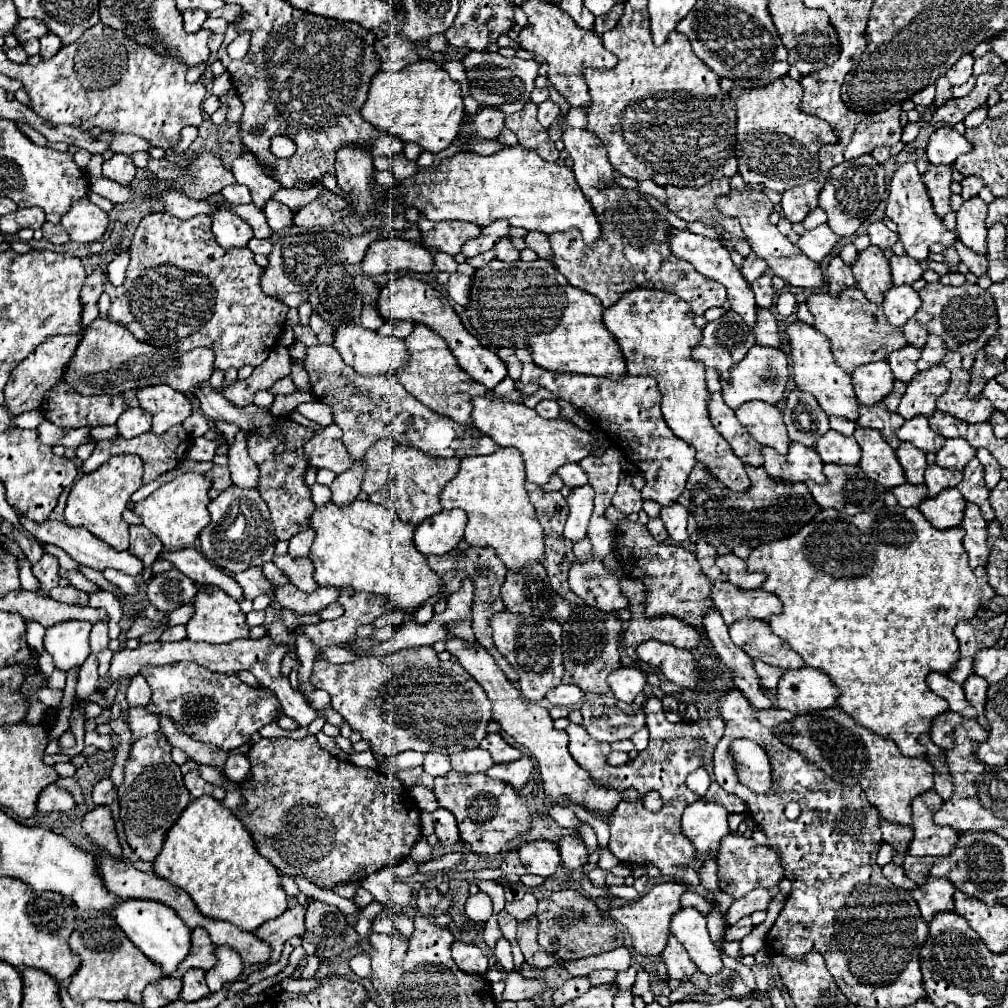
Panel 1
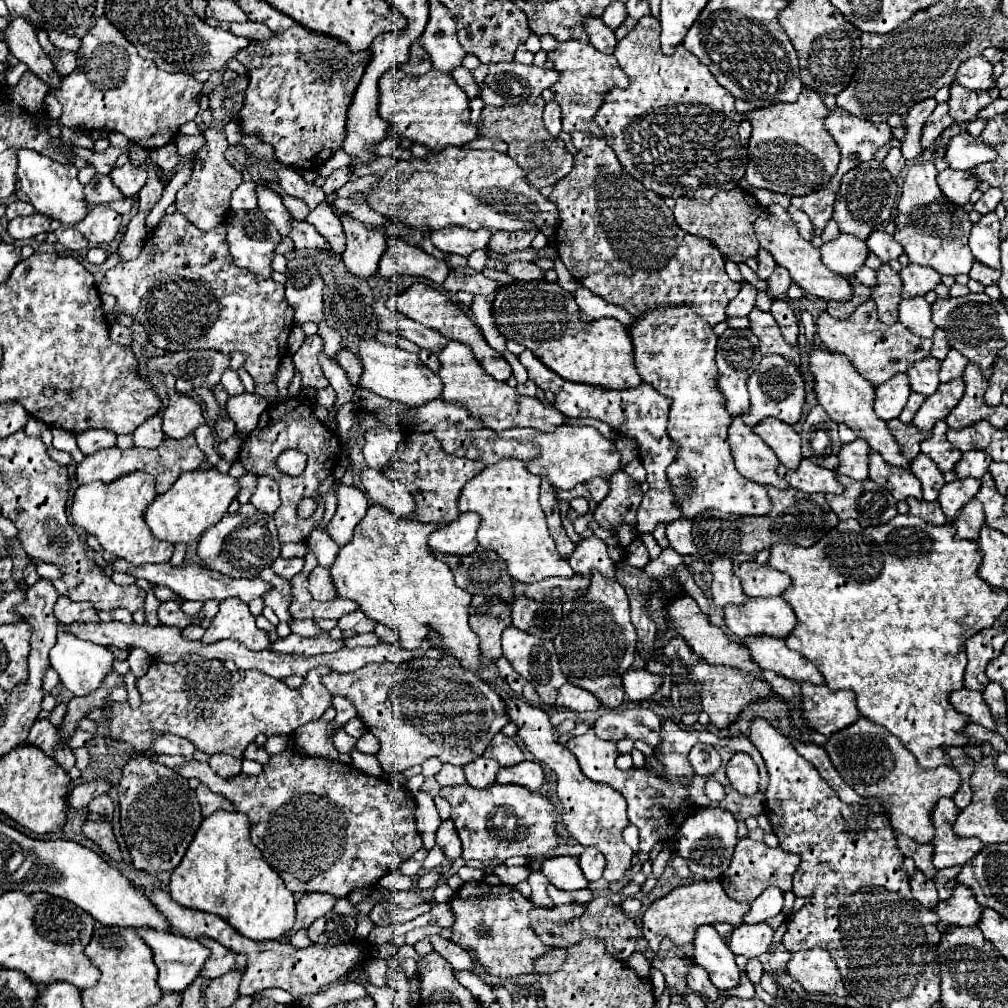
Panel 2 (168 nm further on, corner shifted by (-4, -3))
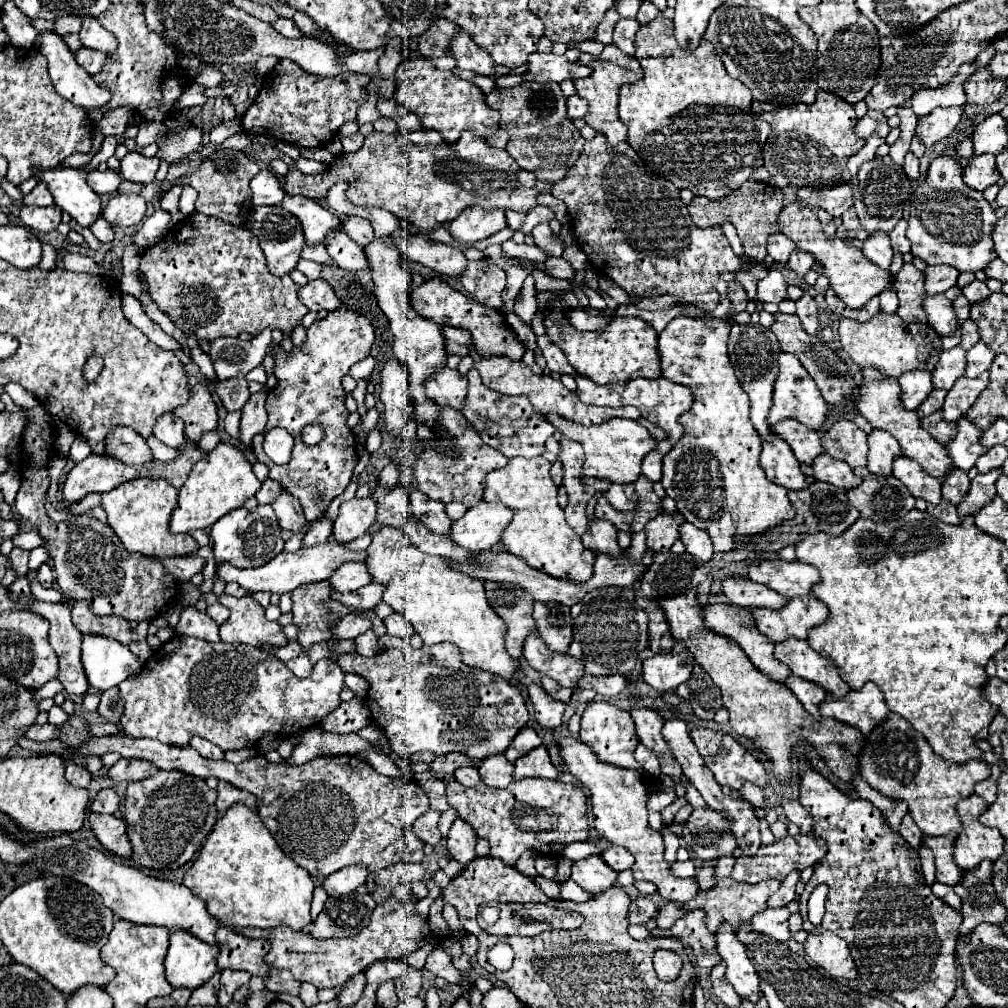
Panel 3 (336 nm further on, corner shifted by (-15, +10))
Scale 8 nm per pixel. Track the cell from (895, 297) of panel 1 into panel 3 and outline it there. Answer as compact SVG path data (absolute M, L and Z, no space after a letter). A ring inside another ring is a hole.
M937 293L933 297L923 297L923 311L929 319L929 325L939 335L949 335L951 331L955 331L957 315L953 311L951 301L943 293Z

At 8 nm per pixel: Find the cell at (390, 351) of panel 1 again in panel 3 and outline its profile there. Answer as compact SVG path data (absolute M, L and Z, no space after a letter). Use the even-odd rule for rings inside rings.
M441 367L423 383L425 395L435 401L439 407L461 409L463 397L467 395L467 377L457 369Z

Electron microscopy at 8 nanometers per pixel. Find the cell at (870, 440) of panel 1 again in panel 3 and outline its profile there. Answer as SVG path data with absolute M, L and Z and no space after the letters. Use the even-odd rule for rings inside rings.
M907 457L893 459L893 475L903 481L903 485L915 495L931 505L939 505L941 501L941 481L925 473L915 461Z

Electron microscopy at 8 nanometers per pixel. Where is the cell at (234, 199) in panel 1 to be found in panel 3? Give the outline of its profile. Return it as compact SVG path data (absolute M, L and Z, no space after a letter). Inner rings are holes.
M261 169L251 179L251 193L253 193L251 197L253 205L279 205L279 201L285 195L279 179L267 169Z

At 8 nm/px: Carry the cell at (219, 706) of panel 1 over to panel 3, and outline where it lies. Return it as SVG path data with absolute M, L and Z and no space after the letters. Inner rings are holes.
M175 635L153 651L135 679L127 679L119 685L125 701L125 711L119 717L121 727L131 737L151 737L167 745L189 745L193 735L205 737L219 745L223 751L237 751L255 747L259 737L273 733L279 737L293 737L311 725L317 725L327 713L337 709L339 693L343 689L343 671L335 661L321 659L307 679L299 679L291 669L275 655L245 645L245 643L207 643L197 637Z

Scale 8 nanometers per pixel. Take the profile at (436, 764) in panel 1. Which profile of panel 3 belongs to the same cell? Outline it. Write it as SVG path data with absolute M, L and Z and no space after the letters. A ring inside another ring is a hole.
M473 765L459 767L459 769L455 771L455 779L457 779L461 785L465 785L465 787L475 787L475 785L479 785L479 781L481 781L481 777L479 777L479 773L477 773L477 767L473 767Z

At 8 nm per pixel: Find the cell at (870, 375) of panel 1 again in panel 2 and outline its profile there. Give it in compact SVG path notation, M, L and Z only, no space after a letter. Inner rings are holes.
M896 374L888 382L876 386L876 400L874 400L874 410L882 420L894 420L900 416L900 410L904 410L906 402L910 396L910 386L908 386L908 376L906 374Z

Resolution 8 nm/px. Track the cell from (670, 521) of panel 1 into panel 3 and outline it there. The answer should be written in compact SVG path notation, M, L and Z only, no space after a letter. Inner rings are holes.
M683 521L679 527L681 541L685 543L687 553L695 555L699 561L709 561L713 555L713 543L705 529L697 529L693 523Z

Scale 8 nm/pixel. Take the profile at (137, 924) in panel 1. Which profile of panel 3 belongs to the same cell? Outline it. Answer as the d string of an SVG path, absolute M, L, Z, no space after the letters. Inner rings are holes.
M175 929L171 933L171 945L165 957L167 981L173 987L195 989L203 985L215 971L219 947L199 941L195 935Z

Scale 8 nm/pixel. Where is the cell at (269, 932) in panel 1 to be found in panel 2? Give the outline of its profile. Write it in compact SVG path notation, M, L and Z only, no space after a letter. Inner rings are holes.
M304 894L298 904L296 904L296 922L290 934L286 934L282 940L288 942L288 938L300 930L300 928L308 928L316 918L328 914L336 904L336 896L332 894Z

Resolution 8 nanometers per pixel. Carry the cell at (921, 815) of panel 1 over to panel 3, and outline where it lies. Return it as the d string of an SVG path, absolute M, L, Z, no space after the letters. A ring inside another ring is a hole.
M969 795L957 803L963 829L953 843L953 859L961 869L973 869L983 859L995 861L1003 853L1005 839L999 829L979 823L979 811L983 809L987 809L987 803L977 795Z

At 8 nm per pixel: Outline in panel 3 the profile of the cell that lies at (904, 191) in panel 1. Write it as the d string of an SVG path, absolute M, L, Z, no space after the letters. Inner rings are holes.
M937 155L911 203L911 217L907 239L911 241L911 253L921 257L927 265L949 265L957 271L979 271L997 257L991 241L991 229L995 227L995 213L981 191L967 187L961 179L961 169L955 157Z

